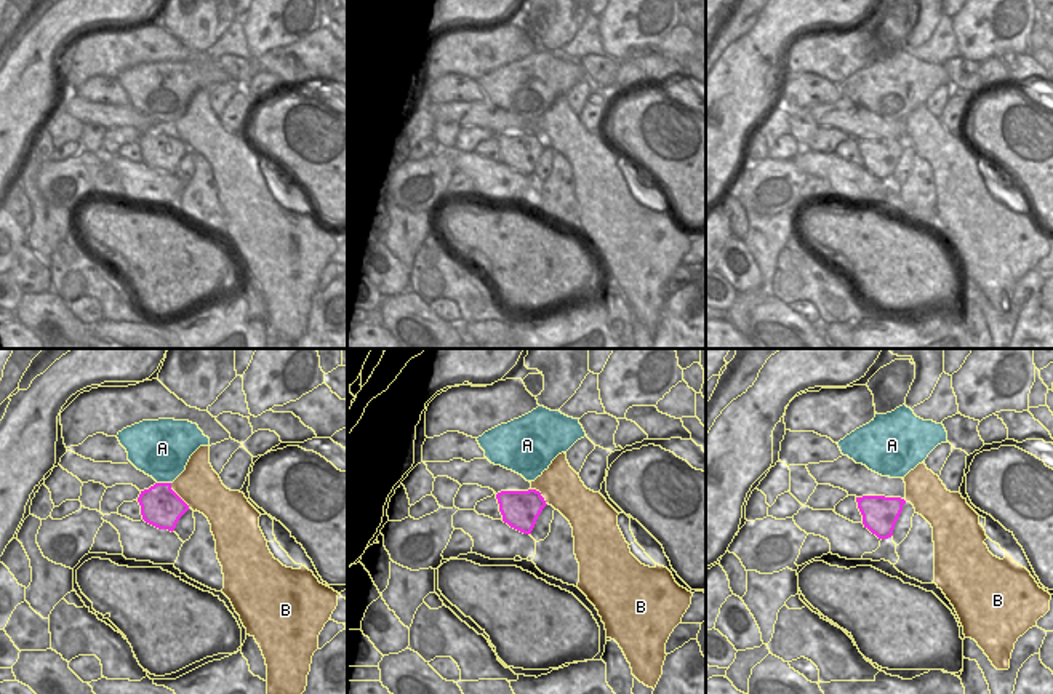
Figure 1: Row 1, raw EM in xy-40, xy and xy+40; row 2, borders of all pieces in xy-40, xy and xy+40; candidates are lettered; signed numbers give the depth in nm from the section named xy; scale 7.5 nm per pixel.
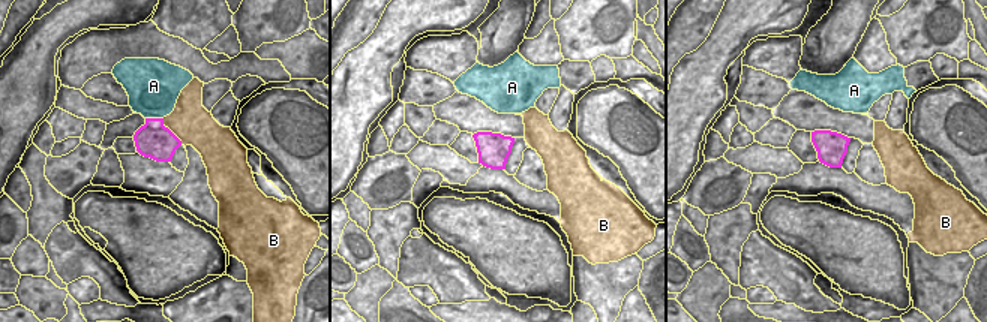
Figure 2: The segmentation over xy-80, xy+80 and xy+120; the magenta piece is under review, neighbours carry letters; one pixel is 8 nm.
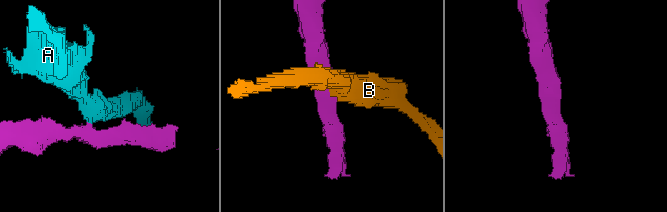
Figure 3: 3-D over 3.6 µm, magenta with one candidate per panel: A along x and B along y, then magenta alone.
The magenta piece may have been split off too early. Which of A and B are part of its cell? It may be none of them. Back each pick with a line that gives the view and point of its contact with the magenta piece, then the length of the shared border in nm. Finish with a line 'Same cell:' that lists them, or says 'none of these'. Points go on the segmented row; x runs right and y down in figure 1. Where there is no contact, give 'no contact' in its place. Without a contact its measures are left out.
Same cell: none of these

